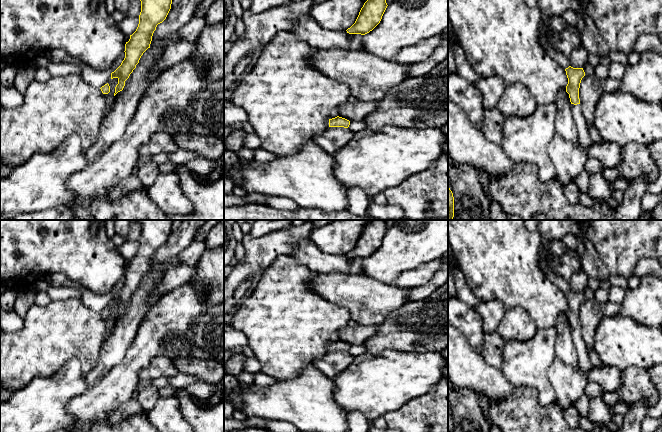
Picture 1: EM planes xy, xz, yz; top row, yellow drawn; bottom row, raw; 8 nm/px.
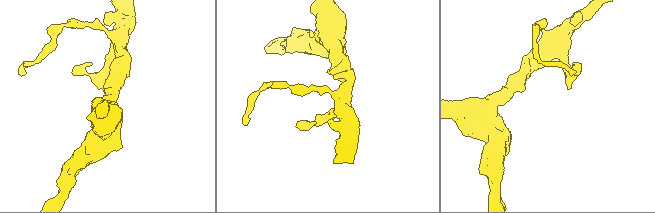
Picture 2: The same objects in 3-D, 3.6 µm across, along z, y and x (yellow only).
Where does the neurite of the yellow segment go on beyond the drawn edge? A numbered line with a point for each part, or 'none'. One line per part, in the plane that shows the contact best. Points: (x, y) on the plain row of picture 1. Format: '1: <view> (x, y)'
1: yz (592, 390)

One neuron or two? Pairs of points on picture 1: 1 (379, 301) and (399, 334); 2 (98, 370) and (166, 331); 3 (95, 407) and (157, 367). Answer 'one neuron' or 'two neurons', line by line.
1: two neurons
2: two neurons
3: two neurons

